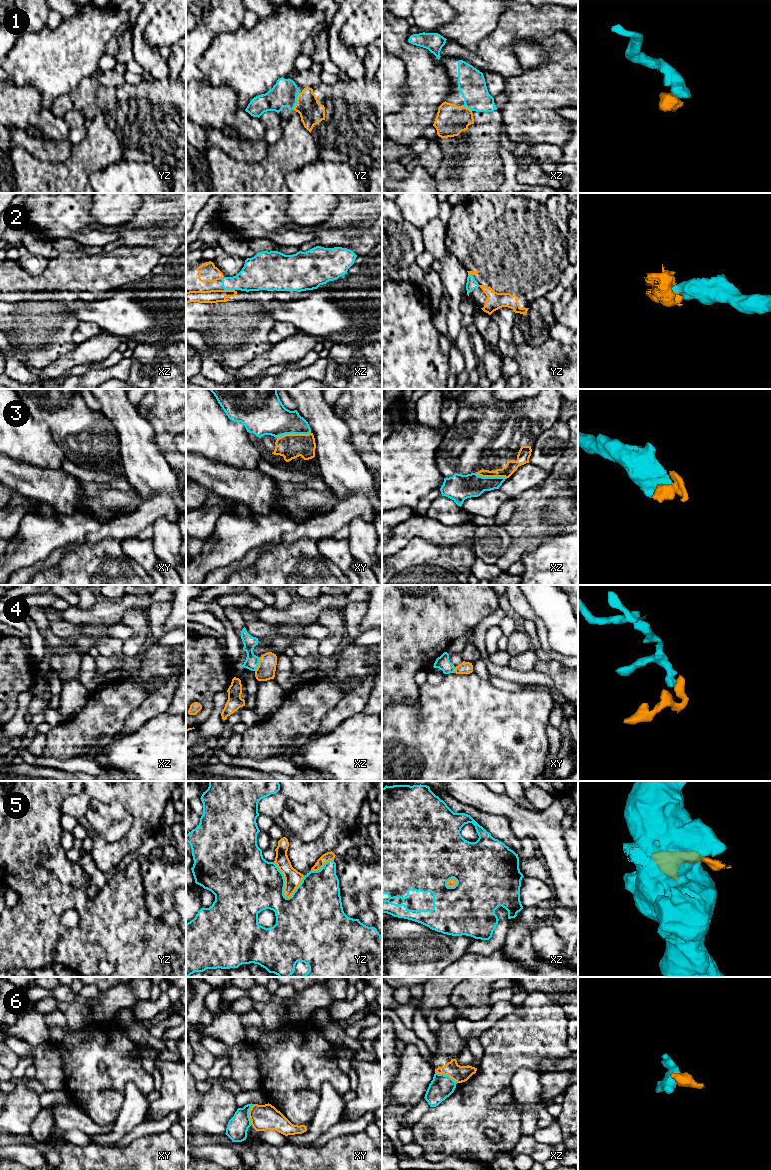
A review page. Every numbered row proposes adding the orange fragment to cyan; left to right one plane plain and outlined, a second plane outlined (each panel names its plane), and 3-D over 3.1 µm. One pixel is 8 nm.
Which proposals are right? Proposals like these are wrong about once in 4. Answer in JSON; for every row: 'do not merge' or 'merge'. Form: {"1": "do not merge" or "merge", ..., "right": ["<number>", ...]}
{"1": "merge", "2": "merge", "3": "merge", "4": "merge", "5": "do not merge", "6": "do not merge", "right": ["1", "2", "3", "4"]}

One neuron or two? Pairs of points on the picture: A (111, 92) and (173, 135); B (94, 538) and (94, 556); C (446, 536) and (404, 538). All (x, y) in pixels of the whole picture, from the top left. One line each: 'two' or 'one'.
A: one
B: two
C: one

